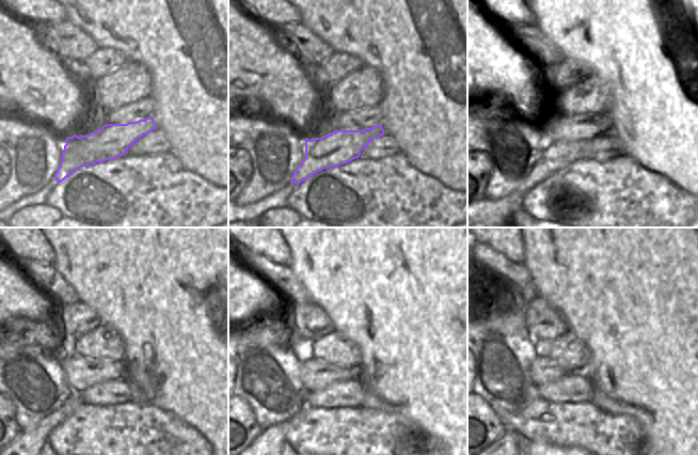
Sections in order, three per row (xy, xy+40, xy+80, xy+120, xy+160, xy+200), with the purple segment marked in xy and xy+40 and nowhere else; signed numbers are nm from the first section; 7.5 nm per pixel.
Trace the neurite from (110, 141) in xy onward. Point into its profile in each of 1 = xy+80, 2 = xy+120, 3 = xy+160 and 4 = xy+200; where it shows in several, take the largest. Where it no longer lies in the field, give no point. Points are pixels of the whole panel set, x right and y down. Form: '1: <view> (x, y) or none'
1: xy+80 (558, 155)
2: xy+120 (30, 443)
3: xy+160 (269, 443)
4: xy+200 (508, 444)

